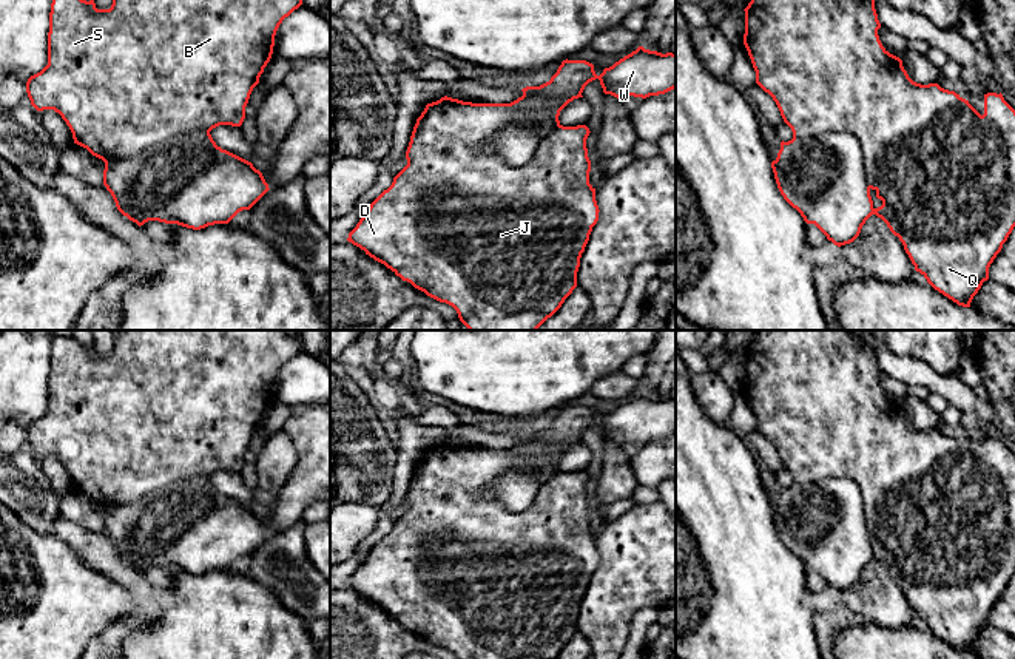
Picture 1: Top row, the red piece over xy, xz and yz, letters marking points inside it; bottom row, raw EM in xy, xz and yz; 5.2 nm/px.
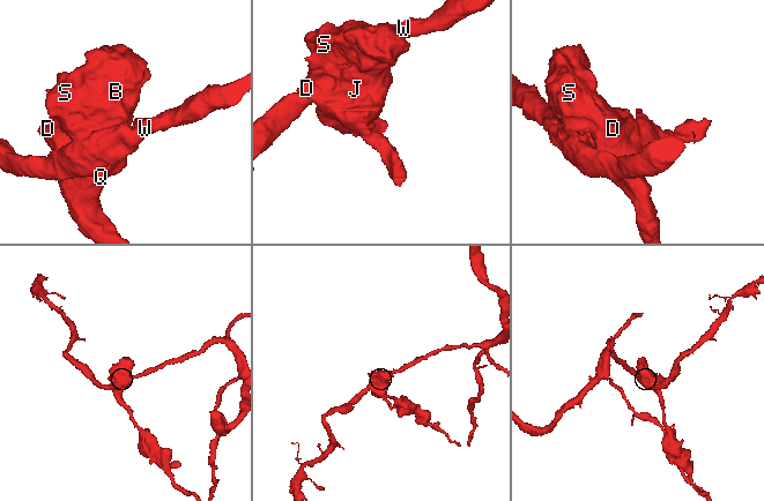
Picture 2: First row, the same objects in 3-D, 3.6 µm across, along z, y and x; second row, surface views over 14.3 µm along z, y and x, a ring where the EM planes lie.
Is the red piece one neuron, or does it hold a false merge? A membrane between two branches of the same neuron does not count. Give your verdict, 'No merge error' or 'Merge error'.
Merge error

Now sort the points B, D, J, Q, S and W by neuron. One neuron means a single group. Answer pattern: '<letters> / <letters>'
B D J Q S / W

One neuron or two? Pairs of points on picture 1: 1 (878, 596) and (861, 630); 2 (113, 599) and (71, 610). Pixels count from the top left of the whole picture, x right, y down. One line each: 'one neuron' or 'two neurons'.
1: two neurons
2: one neuron

